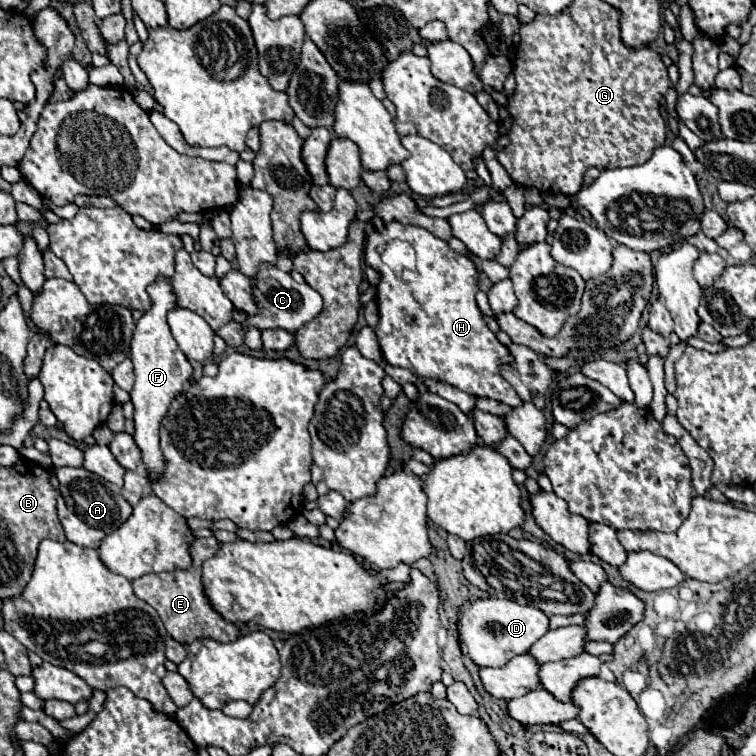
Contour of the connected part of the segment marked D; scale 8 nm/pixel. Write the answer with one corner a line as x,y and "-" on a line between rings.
479,598
461,612
459,638
477,666
503,666
513,656
525,654
549,630
549,616
533,606
521,606
513,600

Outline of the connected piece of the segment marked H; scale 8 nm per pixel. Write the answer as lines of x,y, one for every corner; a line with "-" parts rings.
389,222
383,230
371,228
367,232
365,262
381,274
375,298
379,306
379,324
375,330
381,346
381,358
387,364
409,368
417,376
451,384
477,398
491,398
513,408
523,404
515,388
503,378
503,374
499,374
499,366
513,362
513,356
483,320
475,300
479,290
479,268
471,258
453,252
445,240
419,226

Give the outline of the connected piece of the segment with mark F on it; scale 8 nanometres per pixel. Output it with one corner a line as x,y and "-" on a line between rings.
159,276
153,284
147,286
151,308
141,314
137,320
137,328
133,332
131,340
131,362
135,368
135,386
131,390
131,400
135,404
135,440
141,448
141,462
145,464
147,472
161,474
161,468
165,466
161,448
159,448
159,424
165,412
169,410
169,404
175,396
181,394
185,382
191,378
193,368
185,354
179,350
175,338
171,336
171,330
167,326
167,314
169,310
177,308
177,296
171,286
171,280

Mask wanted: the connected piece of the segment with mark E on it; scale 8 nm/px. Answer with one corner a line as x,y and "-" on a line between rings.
197,538
197,540
193,542
193,546
191,546
193,566
191,566
189,570
145,574
145,576
133,580
135,596
141,598
141,600
145,600
147,604
151,604
151,606
159,612
159,616
161,616
161,620
163,620
167,632
169,632
177,642
181,642
181,644
185,644
185,646
191,644
193,640
199,640
199,638
213,638
213,640
217,640
217,642
233,642
233,640
239,638
239,628
237,628
235,624
227,622
227,620
225,620
217,610
213,610
213,606
209,604
209,600
207,600
205,592
203,592
203,582
201,582
201,564
203,564
207,558
215,556
217,550
219,550
219,542
217,542
217,538

